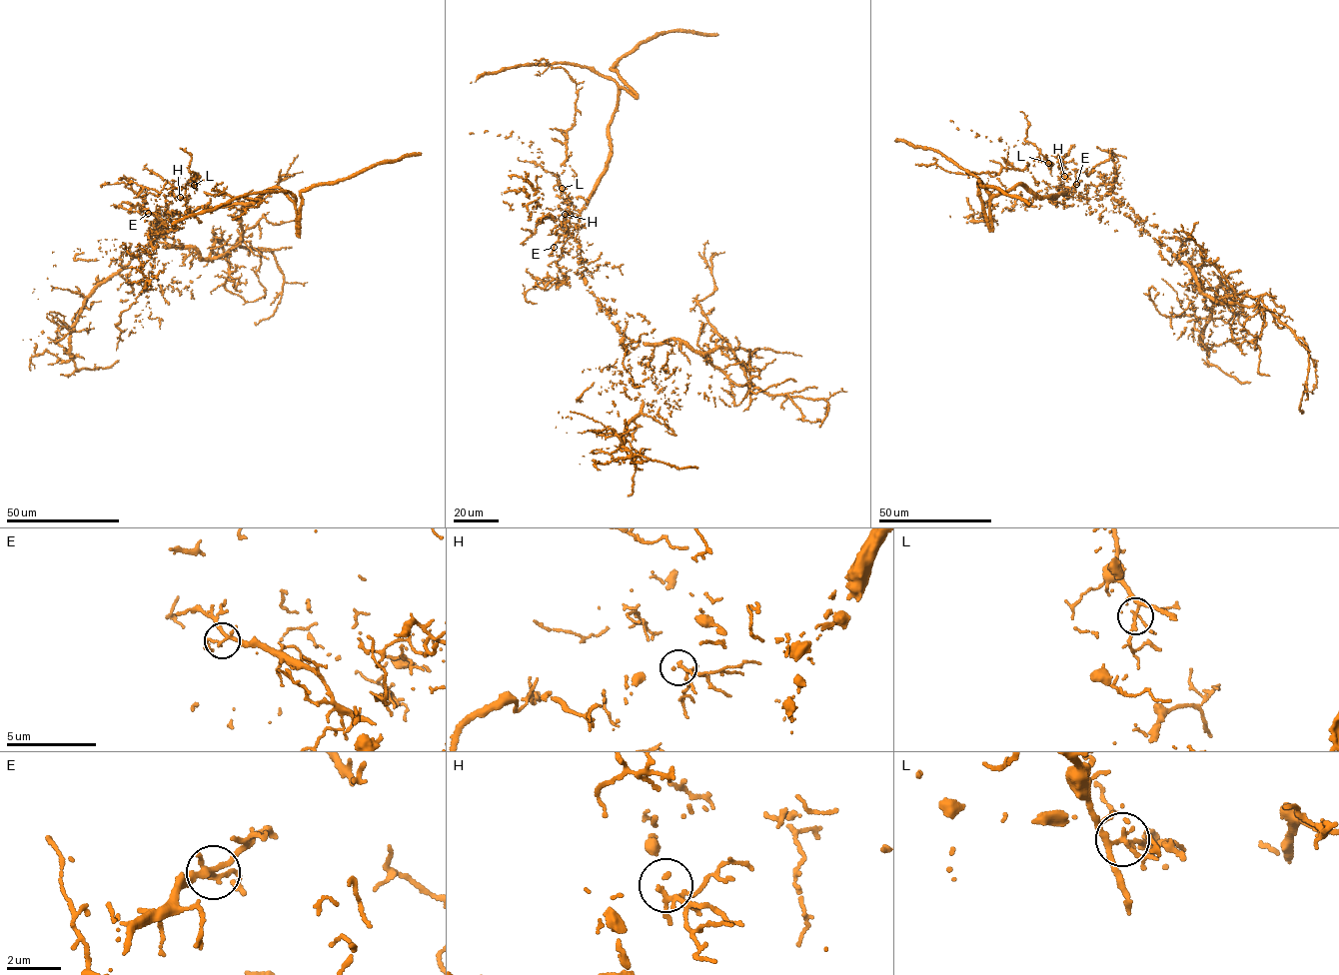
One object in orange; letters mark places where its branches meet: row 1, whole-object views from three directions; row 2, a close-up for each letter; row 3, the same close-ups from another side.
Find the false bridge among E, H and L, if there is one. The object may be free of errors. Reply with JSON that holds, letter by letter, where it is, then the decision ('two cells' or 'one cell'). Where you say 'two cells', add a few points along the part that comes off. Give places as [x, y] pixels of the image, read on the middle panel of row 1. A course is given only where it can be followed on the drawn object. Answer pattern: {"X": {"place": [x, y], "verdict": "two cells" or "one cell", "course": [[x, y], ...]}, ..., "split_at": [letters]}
{"E": {"place": [554, 247], "verdict": "one cell"}, "H": {"place": [565, 214], "verdict": "one cell"}, "L": {"place": [562, 188], "verdict": "two cells", "course": [[562, 188], [557, 175], [535, 162], [519, 158]]}, "split_at": ["L"]}

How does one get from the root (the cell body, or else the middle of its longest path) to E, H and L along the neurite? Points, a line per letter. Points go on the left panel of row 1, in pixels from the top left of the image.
E: (166, 211), (171, 211), (168, 218), (171, 221), (169, 219), (167, 223), (148, 213)
H: (166, 211), (174, 216), (172, 209), (180, 217), (189, 212), (180, 197)
L: (166, 211), (174, 216), (172, 209), (180, 217), (189, 212), (185, 192), (194, 185)

